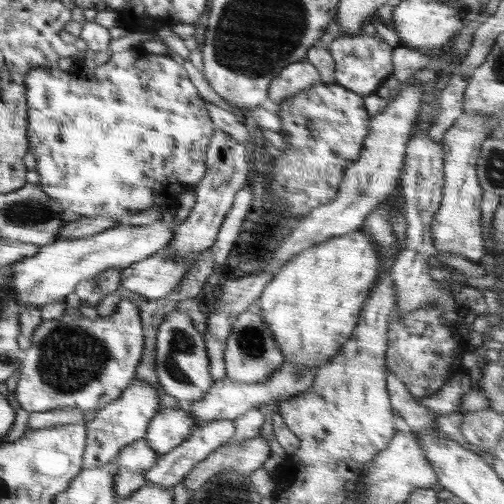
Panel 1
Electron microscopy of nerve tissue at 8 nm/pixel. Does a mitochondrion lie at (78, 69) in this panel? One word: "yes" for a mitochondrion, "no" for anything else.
no

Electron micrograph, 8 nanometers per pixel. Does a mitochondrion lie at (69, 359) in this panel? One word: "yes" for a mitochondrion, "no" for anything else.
yes

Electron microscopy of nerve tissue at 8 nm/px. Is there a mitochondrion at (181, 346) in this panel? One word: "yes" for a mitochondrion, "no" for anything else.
yes

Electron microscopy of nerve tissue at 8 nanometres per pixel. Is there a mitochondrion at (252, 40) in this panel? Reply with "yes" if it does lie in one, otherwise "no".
yes

